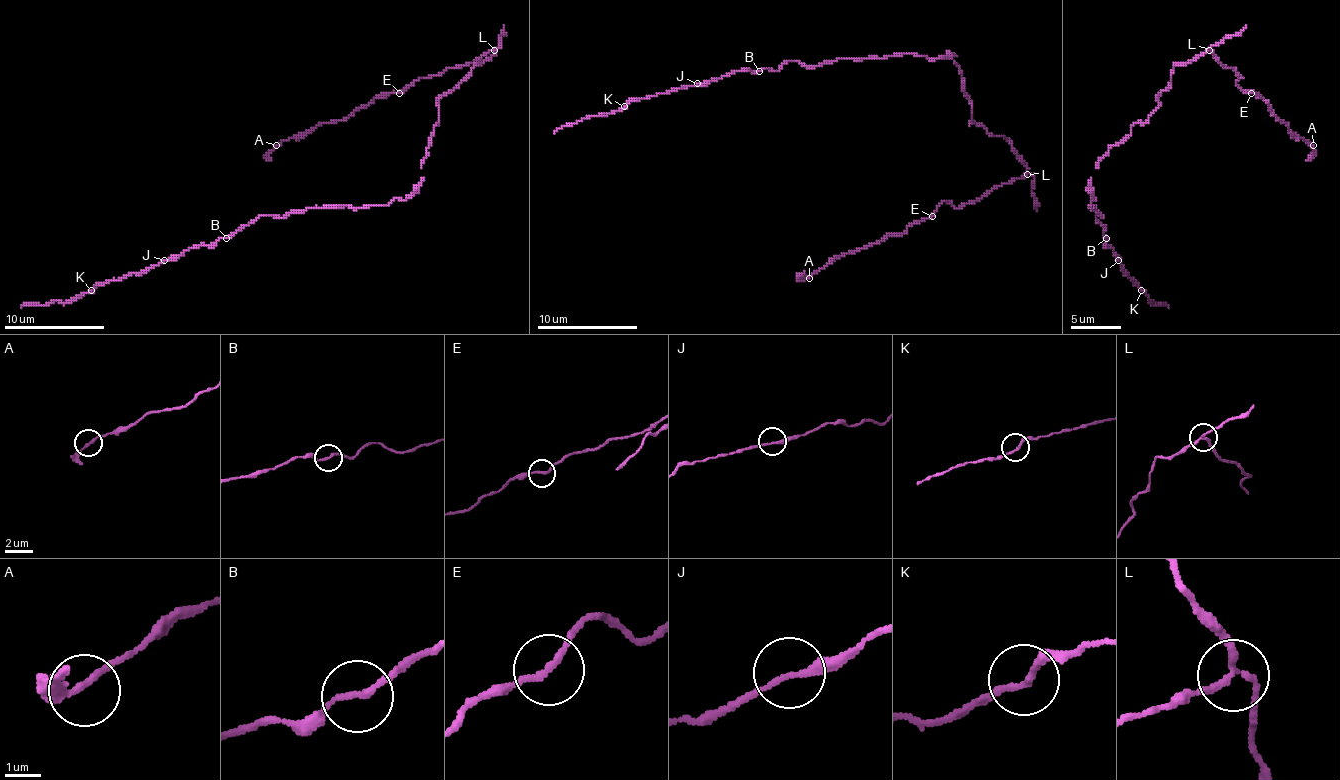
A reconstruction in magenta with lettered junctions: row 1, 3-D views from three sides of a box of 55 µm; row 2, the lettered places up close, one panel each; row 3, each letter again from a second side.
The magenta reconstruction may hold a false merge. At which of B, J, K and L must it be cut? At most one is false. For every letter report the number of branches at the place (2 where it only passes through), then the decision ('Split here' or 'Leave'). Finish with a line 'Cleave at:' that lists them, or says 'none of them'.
B: Branches: 2. Leave
J: Branches: 2. Leave
K: Branches: 2. Leave
L: Branches: 3. Split here
Cleave at: L

